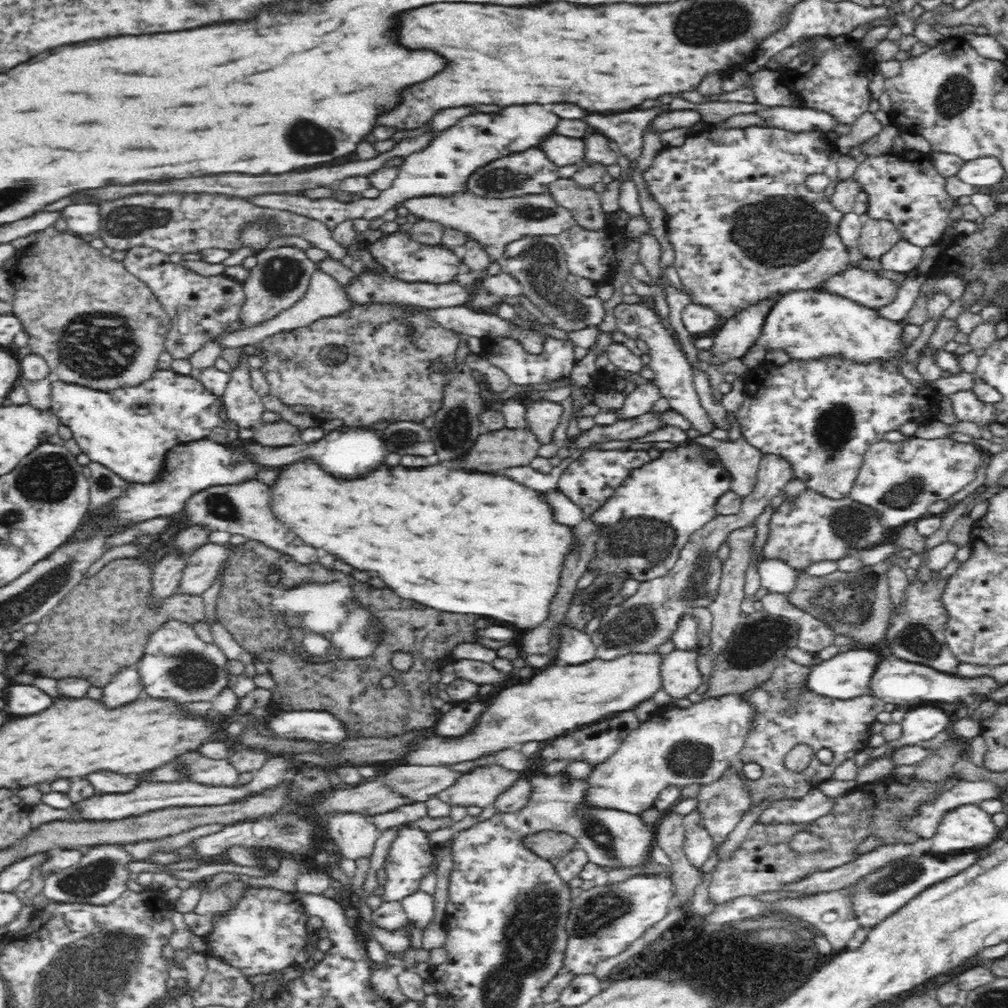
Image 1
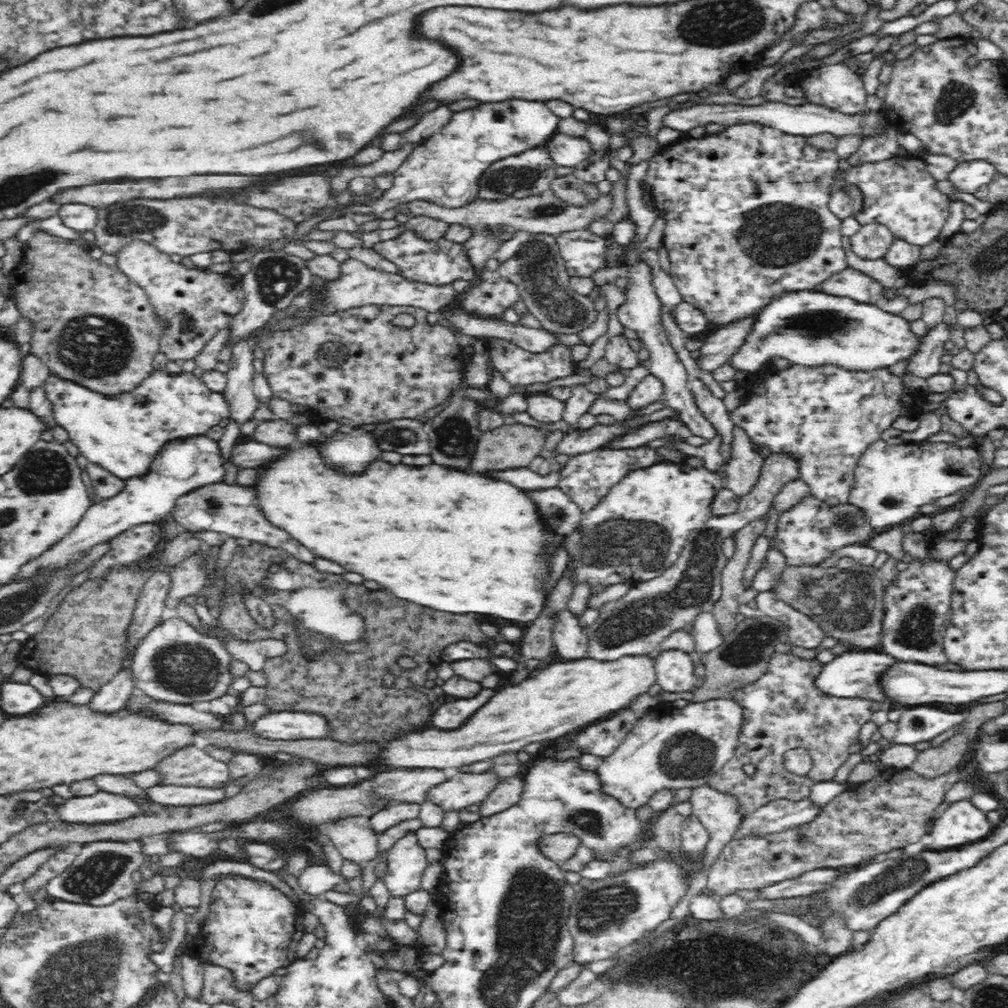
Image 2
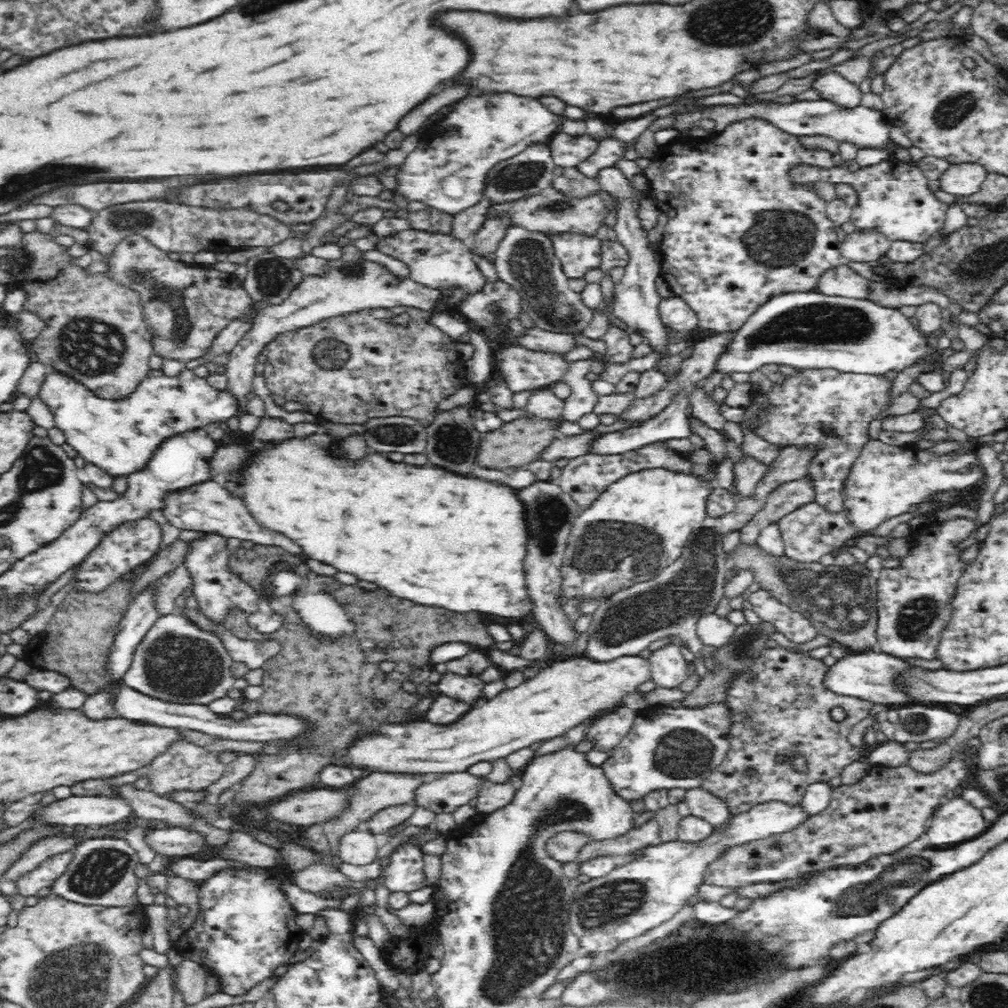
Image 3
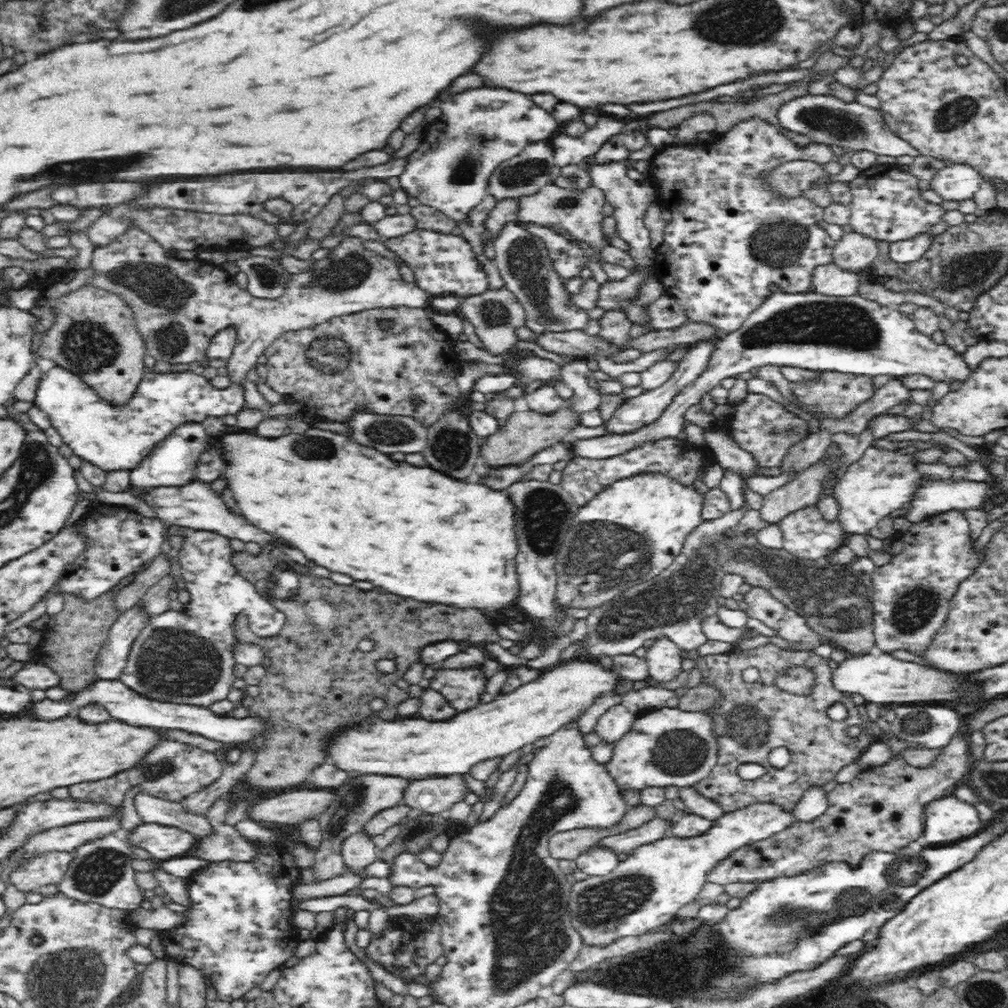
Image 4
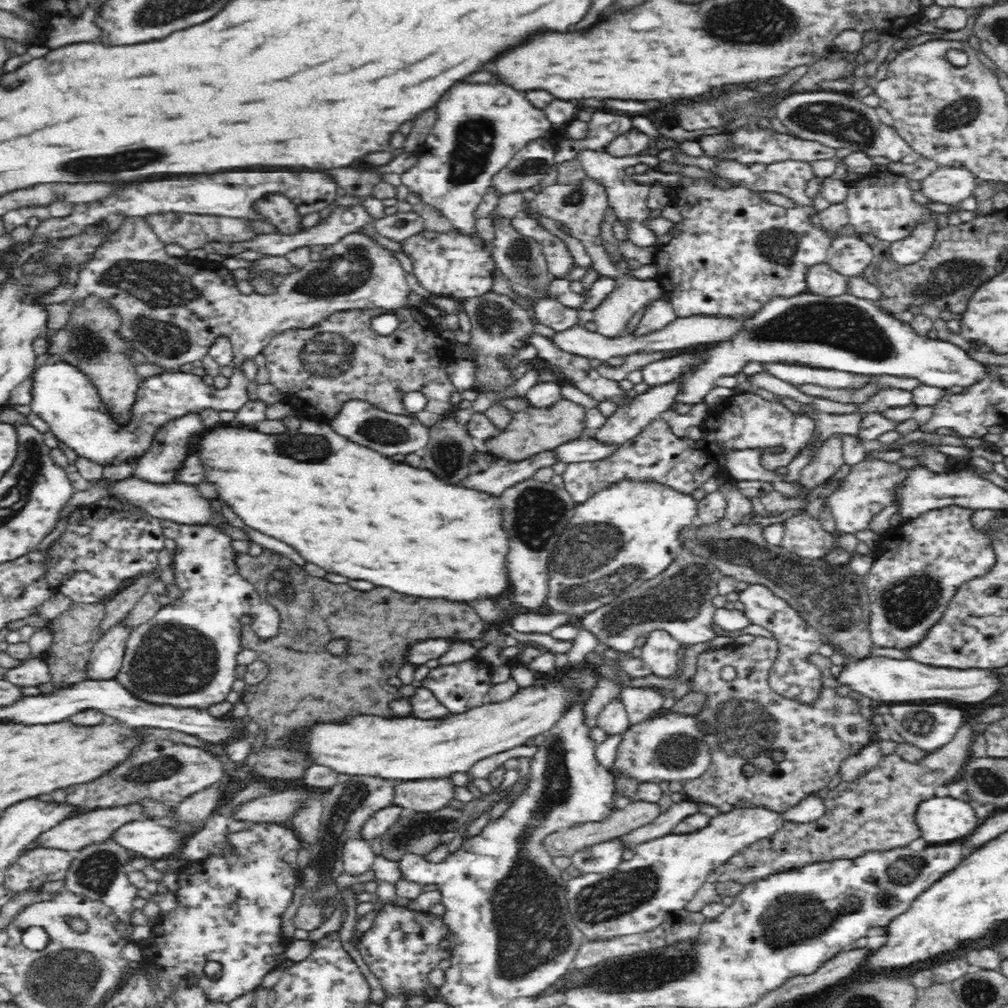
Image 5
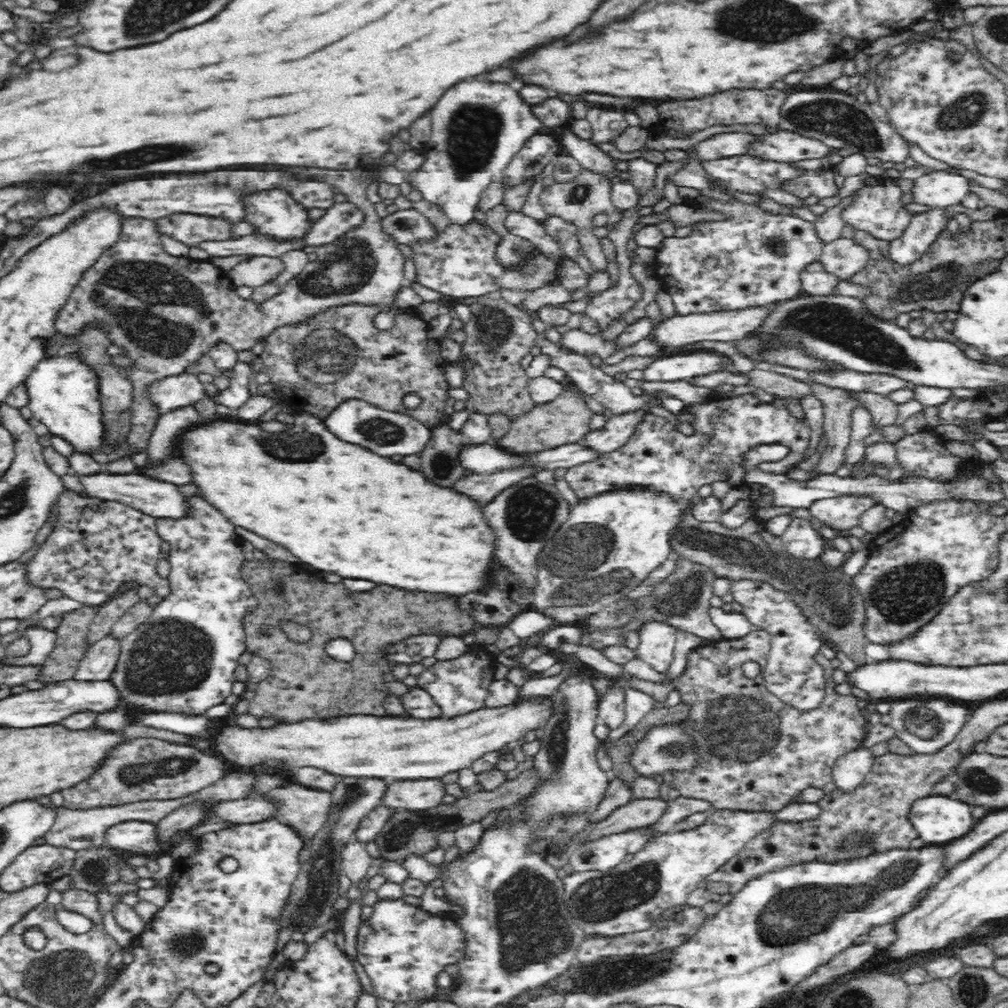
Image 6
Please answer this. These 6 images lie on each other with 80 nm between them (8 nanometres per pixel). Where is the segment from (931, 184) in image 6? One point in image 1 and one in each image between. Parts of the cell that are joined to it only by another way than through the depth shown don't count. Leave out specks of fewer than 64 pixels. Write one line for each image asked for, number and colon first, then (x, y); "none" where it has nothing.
1: (987, 171)
2: (967, 177)
3: (963, 179)
4: (956, 182)
5: (950, 185)

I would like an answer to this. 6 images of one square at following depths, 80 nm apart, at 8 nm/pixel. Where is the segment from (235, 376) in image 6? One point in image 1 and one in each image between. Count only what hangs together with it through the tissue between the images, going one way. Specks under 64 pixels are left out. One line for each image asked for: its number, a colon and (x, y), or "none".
1: (131, 430)
2: (124, 433)
3: (118, 435)
4: (114, 438)
5: (63, 397)

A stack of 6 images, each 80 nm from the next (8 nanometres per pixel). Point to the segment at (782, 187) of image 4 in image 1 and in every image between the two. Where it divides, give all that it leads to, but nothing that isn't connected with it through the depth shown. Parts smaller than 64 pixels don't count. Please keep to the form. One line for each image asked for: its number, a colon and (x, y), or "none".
1: (905, 187)
2: (900, 192)
3: (894, 196)

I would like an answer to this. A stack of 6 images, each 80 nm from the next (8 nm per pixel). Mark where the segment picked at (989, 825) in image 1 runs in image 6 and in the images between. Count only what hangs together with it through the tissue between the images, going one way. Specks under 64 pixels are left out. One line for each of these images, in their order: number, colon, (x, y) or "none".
2: (962, 823)
3: (956, 821)
4: (948, 820)
5: (947, 819)
6: (939, 820)

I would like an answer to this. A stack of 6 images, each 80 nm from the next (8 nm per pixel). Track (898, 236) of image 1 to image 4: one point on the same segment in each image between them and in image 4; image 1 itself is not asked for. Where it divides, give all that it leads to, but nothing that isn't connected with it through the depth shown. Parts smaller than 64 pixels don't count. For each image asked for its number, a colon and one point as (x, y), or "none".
2: (873, 240)
3: (865, 245)
4: (855, 252)

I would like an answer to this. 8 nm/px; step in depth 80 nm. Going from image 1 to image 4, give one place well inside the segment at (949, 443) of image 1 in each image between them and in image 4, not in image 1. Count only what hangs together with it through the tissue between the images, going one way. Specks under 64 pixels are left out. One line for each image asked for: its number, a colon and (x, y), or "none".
2: (892, 482)
3: (885, 481)
4: (881, 481)

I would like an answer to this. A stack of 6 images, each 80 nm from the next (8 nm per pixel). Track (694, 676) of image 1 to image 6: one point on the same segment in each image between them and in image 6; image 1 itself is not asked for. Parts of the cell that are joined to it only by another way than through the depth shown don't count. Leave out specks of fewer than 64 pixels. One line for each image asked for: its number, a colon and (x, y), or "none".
2: (675, 669)
3: (670, 669)
4: (665, 662)
5: (660, 652)
6: (657, 643)

